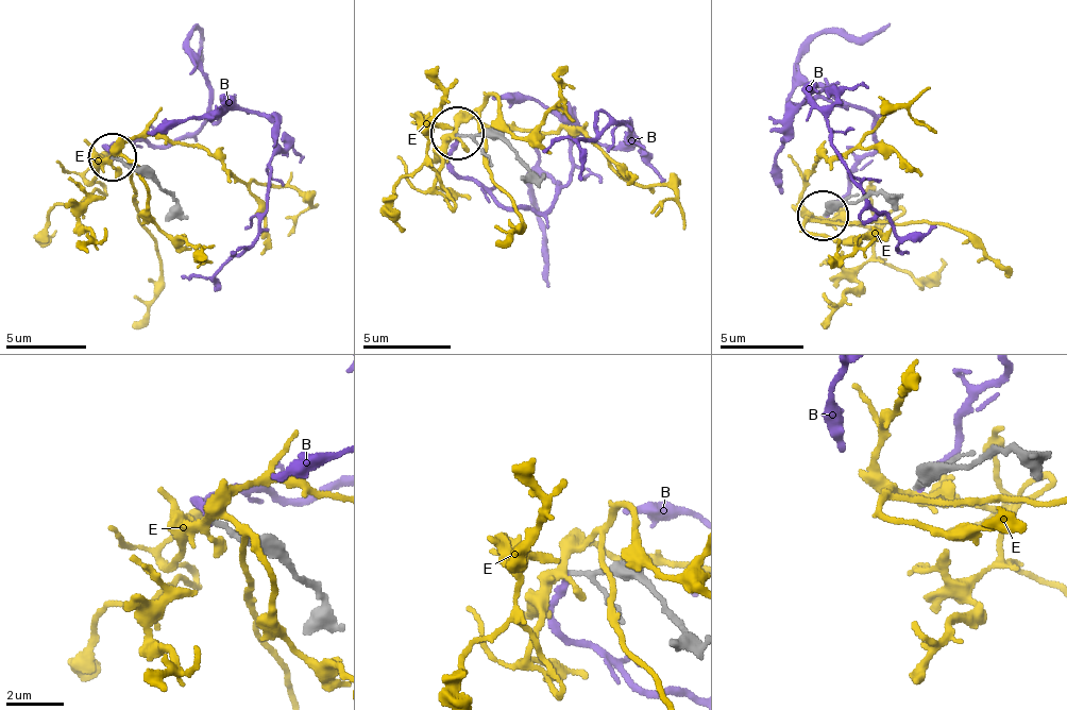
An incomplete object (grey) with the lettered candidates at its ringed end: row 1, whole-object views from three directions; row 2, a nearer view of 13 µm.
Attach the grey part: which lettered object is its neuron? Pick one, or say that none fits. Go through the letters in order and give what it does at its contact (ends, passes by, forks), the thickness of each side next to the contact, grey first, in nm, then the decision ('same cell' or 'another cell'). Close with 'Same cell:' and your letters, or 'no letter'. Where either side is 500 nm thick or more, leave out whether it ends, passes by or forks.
B: it ends there; 140 nm thick on the grey side, 240 nm on the other; another cell
E: it forks there; 120 nm thick on the grey side, 280 nm on the other; another cell
Same cell: no letter

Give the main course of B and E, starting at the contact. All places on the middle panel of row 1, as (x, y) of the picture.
B: (458, 133), (456, 172), (508, 207), (542, 213), (573, 173), (573, 144), (617, 147), (630, 120), (543, 151)
E: (458, 133), (462, 122), (514, 130), (568, 129), (581, 132), (624, 178), (659, 186), (677, 197), (657, 215)

